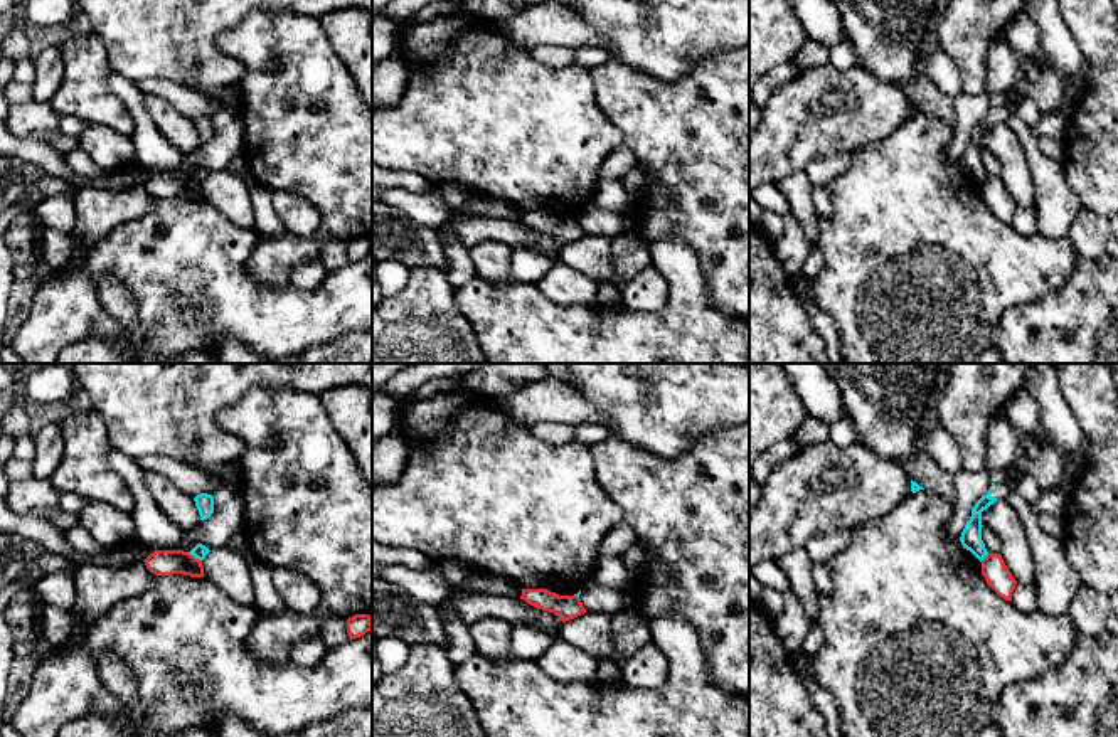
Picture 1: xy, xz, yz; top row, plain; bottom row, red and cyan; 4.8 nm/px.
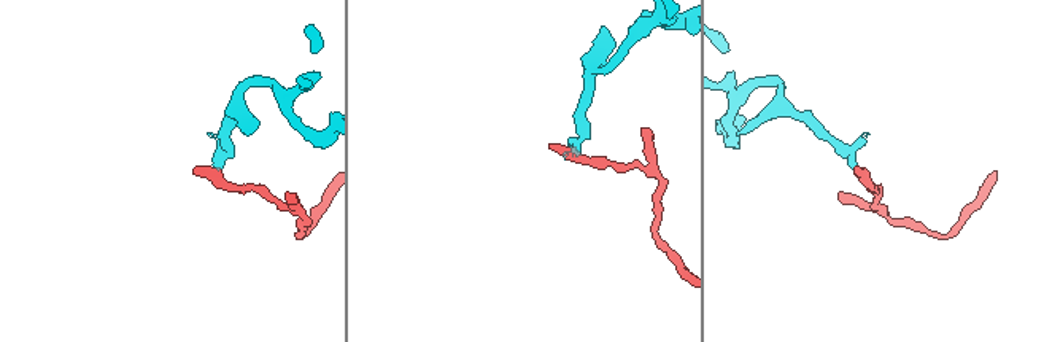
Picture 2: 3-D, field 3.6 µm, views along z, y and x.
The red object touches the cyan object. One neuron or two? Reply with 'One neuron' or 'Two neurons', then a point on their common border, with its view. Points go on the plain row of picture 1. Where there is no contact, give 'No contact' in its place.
Two neurons. Touches red at xy (192, 179)

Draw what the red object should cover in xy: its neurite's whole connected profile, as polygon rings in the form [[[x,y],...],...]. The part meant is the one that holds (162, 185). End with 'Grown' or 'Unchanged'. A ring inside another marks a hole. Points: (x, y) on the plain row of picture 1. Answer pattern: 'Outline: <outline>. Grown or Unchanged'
Outline: [[[155,173],[145,183],[146,192],[155,199],[184,197],[204,200],[202,183],[184,173]]]. Unchanged

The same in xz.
Outline: [[[522,212],[520,222],[537,232],[554,236],[562,246],[586,236],[578,219],[559,219],[547,212]]]. Unchanged

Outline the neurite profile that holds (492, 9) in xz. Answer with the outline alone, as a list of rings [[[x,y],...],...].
[[[465,0],[463,13],[487,19],[503,19],[542,2],[544,0]]]

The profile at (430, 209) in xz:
[[[391,187],[382,188],[379,202],[391,205],[413,220],[433,229],[439,229],[453,219],[453,207],[443,200],[438,190],[426,195],[416,195],[407,190]]]

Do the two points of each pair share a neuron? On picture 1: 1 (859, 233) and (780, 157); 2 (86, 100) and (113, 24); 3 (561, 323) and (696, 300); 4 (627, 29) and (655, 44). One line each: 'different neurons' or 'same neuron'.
1: different neurons
2: different neurons
3: same neuron
4: same neuron

